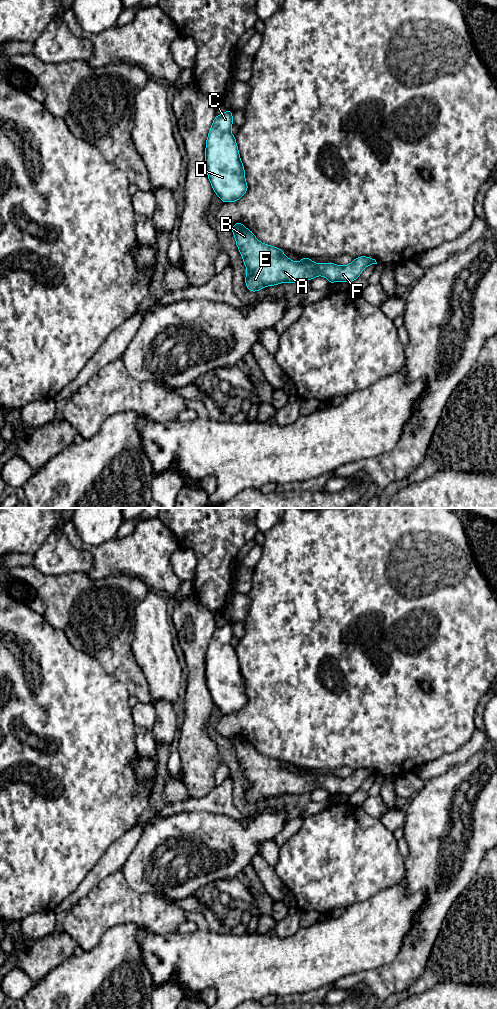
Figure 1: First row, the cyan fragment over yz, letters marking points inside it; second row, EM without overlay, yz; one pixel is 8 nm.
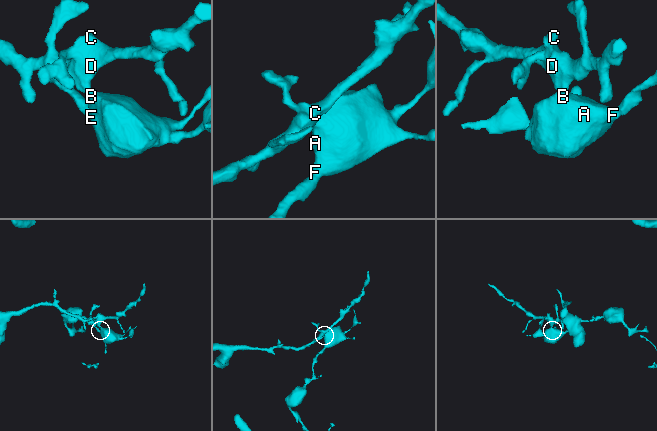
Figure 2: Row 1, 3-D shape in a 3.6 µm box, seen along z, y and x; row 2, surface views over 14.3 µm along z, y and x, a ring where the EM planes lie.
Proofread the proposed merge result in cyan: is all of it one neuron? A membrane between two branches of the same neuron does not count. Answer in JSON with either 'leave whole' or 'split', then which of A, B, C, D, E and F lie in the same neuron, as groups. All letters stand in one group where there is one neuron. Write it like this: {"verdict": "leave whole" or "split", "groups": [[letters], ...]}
{"verdict": "split", "groups": [["A", "B", "E", "F"], ["C", "D"]]}

